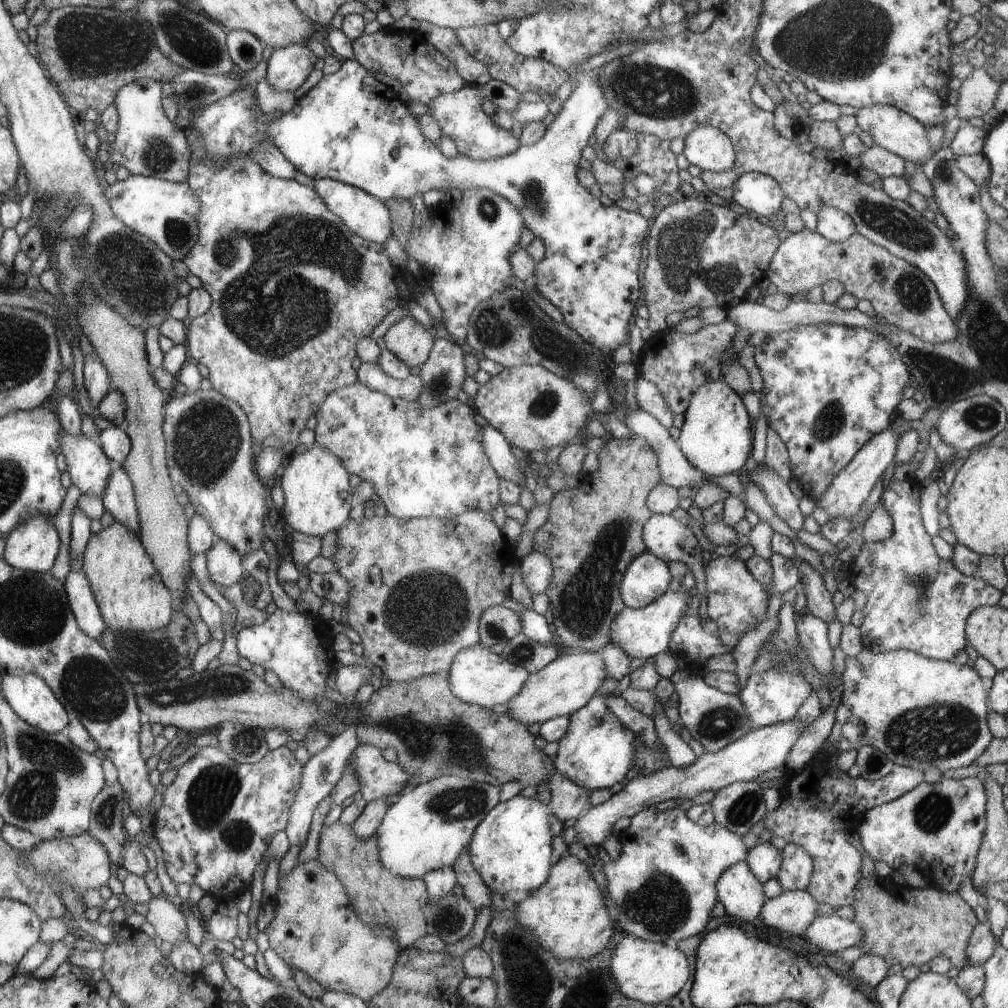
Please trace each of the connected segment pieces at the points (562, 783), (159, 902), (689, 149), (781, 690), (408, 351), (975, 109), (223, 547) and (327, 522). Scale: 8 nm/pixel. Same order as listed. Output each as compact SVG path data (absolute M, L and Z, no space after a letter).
M556 770L550 775L547 791L551 795L551 802L548 804L551 812L562 823L566 820L578 820L592 808L590 792Z
M160 894L152 897L147 905L146 920L164 942L175 945L188 939L184 914L173 901Z
M712 125L696 127L685 138L684 156L703 171L720 172L734 168L732 141Z
M770 668L749 677L747 686L739 692L752 730L761 729L776 723L794 719L798 708L812 691L810 683L800 673L779 671Z
M410 317L393 323L382 336L386 349L410 368L421 367L429 359L435 339L421 321Z
M983 67L973 70L961 83L958 90L956 117L964 122L970 118L984 116L993 107L994 99L1002 83L996 82L983 70Z
M219 538L205 554L208 574L213 582L222 586L243 582L246 574L242 567L243 556L229 542Z
M315 443L290 455L286 461L284 474L280 478L281 487L284 489L285 504L278 515L278 521L283 524L283 527L290 528L292 531L310 534L321 539L324 539L328 532L340 531L351 521L350 510L356 503L354 489L348 483L349 475L340 457L335 457L329 449L320 448Z

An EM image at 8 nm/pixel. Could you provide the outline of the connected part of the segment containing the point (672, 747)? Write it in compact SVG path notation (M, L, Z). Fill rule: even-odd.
M659 700L658 710L653 718L654 729L661 744L665 747L671 766L686 768L696 762L698 757L688 743L682 739L679 732L672 729L672 723L668 721L665 713L665 705Z

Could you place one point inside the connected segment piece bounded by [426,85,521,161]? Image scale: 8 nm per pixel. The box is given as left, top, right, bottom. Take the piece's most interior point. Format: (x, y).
(460, 115)

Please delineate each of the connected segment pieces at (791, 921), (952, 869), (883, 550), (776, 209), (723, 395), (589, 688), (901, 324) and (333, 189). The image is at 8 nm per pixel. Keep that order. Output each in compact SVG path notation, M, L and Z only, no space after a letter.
M782 891L780 896L768 899L760 911L760 920L778 932L791 935L801 935L805 928L818 917L816 909L818 902L809 895L808 891Z
M976 777L944 779L937 783L922 782L890 803L867 810L858 822L856 831L865 854L872 860L882 860L896 870L904 864L915 866L927 884L944 891L957 893L960 884L971 878L977 863L977 852L987 825L987 796L983 782Z
M914 477L897 481L892 478L883 490L880 503L893 520L890 538L878 542L865 542L848 568L852 586L866 594L864 622L860 626L860 636L864 649L873 653L885 653L906 649L933 661L950 661L964 650L969 642L965 635L965 624L970 613L982 605L998 605L1004 592L994 588L985 580L967 577L952 561L937 555L931 543L931 536L923 525L919 494L921 484Z
M760 173L740 174L733 190L733 198L740 206L763 218L772 218L781 212L780 206L785 194L773 176Z
M723 378L697 388L687 406L685 421L677 439L683 455L708 477L740 472L751 458L752 424L741 395Z
M579 649L572 650L571 654L561 654L542 670L530 674L522 690L509 700L506 715L528 728L534 722L542 724L557 716L570 715L588 704L606 678L606 667L600 652Z
M806 228L792 233L778 245L766 271L766 277L779 288L780 292L790 296L797 292L808 292L826 281L837 280L845 286L845 292L848 294L856 296L858 300L863 298L870 300L877 316L902 330L911 332L927 343L953 341L957 336L956 323L943 307L934 283L918 267L904 259L892 256L888 250L871 243L858 233L854 233L842 242L830 242L820 236L818 231Z
M316 179L312 184L312 189L320 194L329 210L342 218L344 224L358 236L364 237L367 241L374 241L376 244L382 244L392 236L392 218L385 201L381 201L373 194L356 188L354 185L347 185L332 179Z

